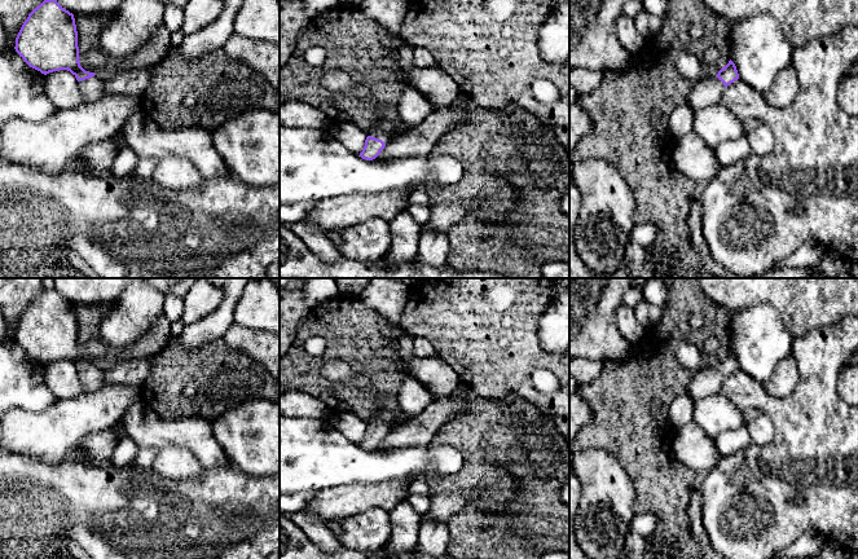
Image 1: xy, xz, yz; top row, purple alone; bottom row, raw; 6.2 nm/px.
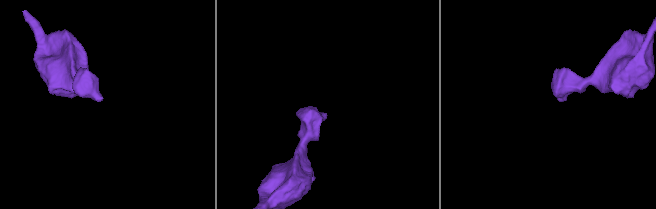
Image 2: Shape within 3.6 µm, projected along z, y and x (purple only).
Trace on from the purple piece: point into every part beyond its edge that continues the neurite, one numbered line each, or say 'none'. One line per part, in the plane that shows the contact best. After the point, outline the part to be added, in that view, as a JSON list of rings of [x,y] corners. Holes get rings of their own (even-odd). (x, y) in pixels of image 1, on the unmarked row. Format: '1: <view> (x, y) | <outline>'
1: xy (91, 379) | [[[94,365],[89,369],[78,371],[84,393],[94,392],[104,386],[104,369]]]

